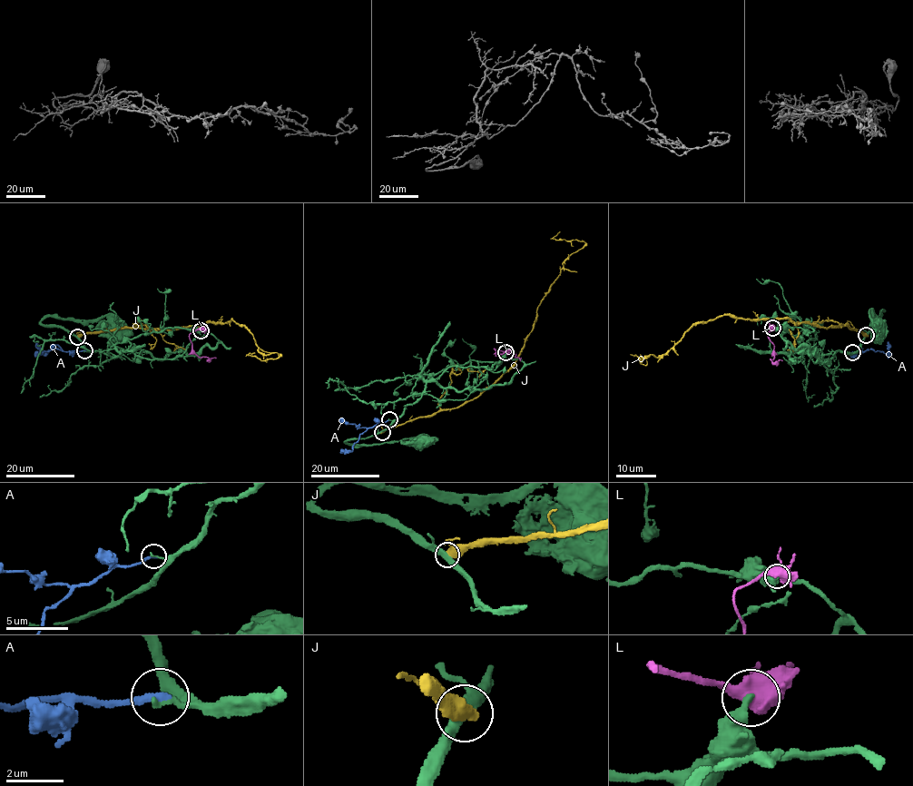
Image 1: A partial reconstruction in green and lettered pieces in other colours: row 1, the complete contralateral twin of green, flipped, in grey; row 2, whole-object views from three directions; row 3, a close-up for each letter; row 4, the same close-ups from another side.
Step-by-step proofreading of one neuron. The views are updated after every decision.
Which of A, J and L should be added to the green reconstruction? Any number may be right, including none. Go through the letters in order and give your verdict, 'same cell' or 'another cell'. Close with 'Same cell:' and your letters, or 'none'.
A: another cell
J: another cell
L: another cell
Same cell: none

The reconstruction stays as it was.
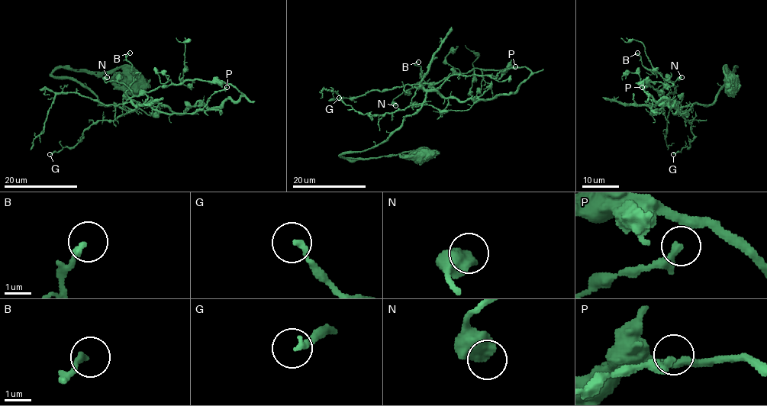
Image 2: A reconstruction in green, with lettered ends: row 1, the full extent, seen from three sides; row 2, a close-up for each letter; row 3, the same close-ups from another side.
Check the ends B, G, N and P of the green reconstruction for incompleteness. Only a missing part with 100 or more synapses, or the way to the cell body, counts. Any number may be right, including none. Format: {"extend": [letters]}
{"extend": []}

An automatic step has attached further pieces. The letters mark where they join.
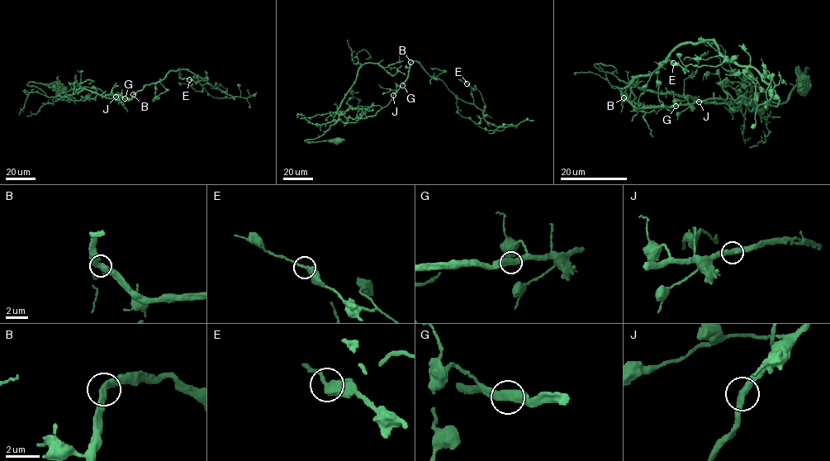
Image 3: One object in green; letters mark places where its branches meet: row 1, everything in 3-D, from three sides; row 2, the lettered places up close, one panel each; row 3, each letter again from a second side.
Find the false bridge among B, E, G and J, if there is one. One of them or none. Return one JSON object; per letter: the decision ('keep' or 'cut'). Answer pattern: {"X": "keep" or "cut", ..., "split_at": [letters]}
{"B": "keep", "E": "keep", "G": "keep", "J": "keep", "split_at": []}

